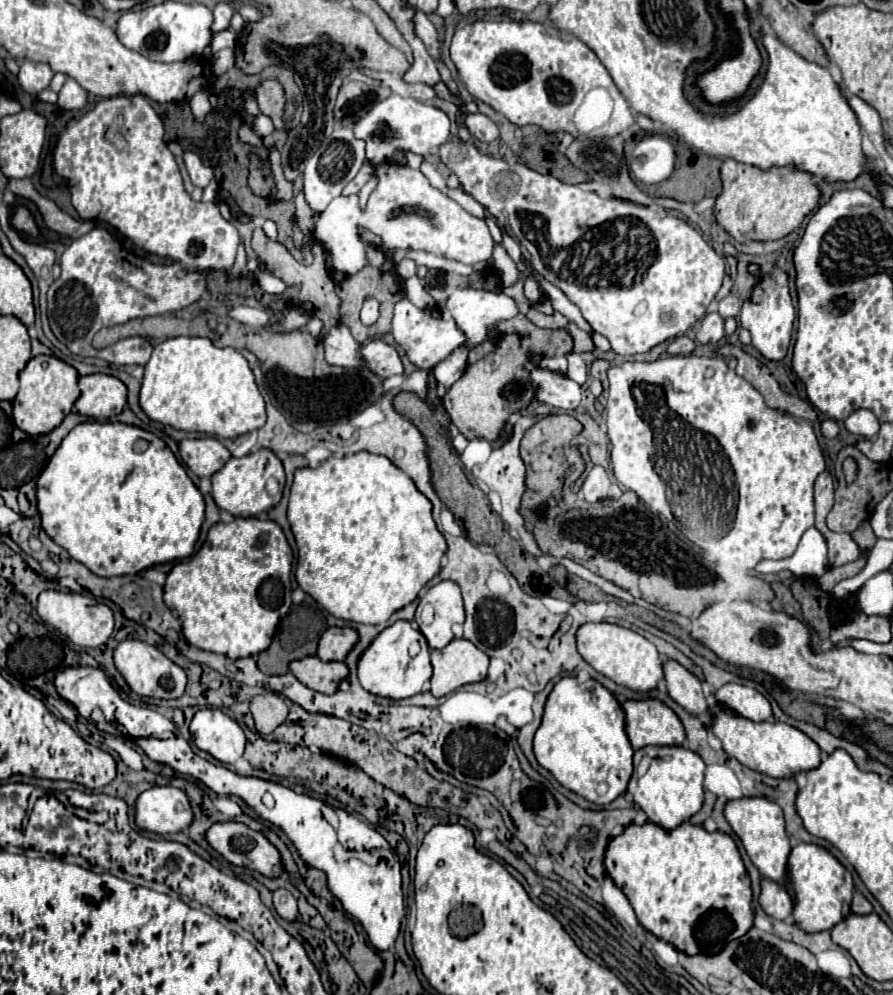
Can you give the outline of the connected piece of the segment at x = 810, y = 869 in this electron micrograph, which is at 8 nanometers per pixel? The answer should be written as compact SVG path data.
M799 842L793 846L787 862L791 886L793 886L793 918L801 930L819 932L831 930L837 922L849 916L849 904L853 898L853 878L847 868L817 844Z

